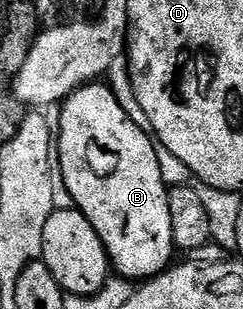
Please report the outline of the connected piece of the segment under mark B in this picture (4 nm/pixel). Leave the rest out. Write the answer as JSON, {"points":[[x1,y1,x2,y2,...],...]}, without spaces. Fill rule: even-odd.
{"points":[[94,81,74,91,60,104,61,134,56,136,59,149,56,162,63,169,67,193,71,193,76,210,91,221,99,241,109,254,112,270,122,279,146,281,155,278,174,262,175,248,171,233,170,188,163,181,159,160,155,157,147,133,123,113,123,105,115,101,115,93,104,82]]}

